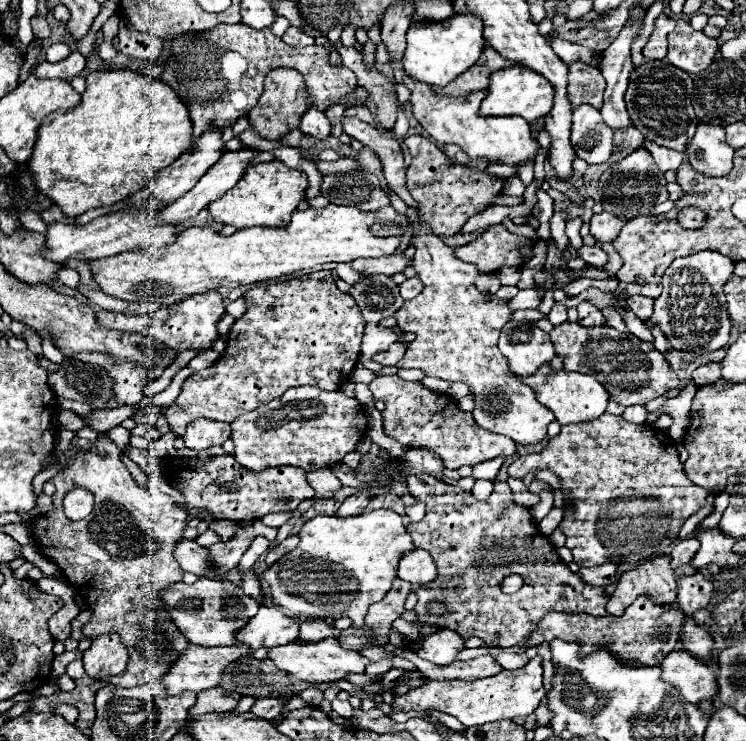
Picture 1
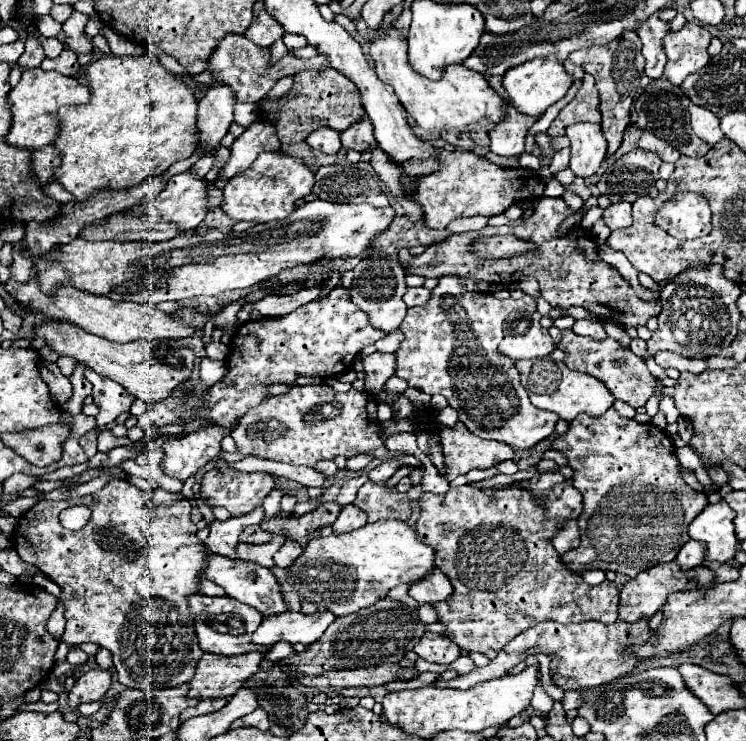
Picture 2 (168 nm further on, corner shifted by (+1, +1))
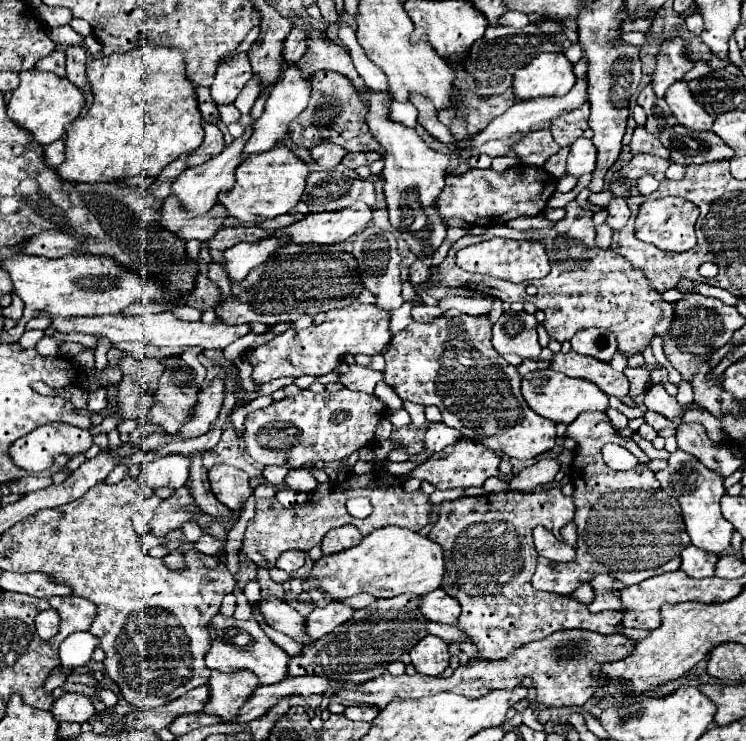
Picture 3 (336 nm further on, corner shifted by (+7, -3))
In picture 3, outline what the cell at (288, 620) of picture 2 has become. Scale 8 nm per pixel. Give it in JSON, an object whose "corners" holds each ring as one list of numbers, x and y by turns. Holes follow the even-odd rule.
{"corners":[[330,603,326,607,316,607,306,621,306,631,312,639,320,639,328,633,334,631,334,627,338,627,340,623,348,621,352,617,354,609,350,605,344,603]]}

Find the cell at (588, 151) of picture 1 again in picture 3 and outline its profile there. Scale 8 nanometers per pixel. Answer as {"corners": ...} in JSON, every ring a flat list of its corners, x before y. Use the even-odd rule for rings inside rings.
{"corners":[[576,139,568,155,568,175,582,177,592,173,596,165,596,147,590,139]]}

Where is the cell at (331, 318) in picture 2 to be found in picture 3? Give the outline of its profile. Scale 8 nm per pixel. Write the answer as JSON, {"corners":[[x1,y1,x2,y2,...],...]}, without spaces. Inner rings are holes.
{"corners":[[352,303,346,309,334,309,328,311,328,315,336,315,334,321,324,321,322,325,312,325,304,331,294,331,288,329,268,341,262,347,252,349,250,361,252,361,252,379,262,385,278,377,302,377,302,375,326,375,330,373,342,359,344,355,352,353,364,353,364,355,376,355,382,351,390,339,390,313,376,307,376,305,362,305,362,303]]}

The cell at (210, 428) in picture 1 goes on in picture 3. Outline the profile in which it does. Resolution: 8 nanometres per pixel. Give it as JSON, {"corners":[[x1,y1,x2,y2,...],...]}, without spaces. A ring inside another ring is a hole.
{"corners":[[166,455,146,465,144,473,140,475,140,485,156,491,160,487,180,489,188,481,188,467,190,459,184,455]]}

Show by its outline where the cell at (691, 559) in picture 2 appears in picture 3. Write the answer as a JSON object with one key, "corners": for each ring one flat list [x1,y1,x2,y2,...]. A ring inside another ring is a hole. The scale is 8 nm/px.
{"corners":[[686,547,682,551,682,571,690,577,712,577,718,555,708,555,708,551,700,551,698,547]]}

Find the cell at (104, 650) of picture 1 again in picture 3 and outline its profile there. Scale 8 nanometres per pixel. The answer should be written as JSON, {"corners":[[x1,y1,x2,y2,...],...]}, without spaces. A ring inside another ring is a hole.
{"corners":[[64,693,50,709,58,723,86,723,94,715,94,705,88,697,78,693]]}

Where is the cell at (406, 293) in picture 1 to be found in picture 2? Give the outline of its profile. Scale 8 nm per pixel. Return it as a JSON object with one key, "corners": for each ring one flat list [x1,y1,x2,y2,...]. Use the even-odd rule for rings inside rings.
{"corners":[[408,287,402,299,404,299,404,303,406,303,408,307,416,307,416,305,426,303,428,297,430,297,430,291,428,291,426,287]]}

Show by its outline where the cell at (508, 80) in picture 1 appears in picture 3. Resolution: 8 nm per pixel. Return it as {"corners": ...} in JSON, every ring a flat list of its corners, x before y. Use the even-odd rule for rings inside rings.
{"corners":[[540,53,514,73,514,93,518,99,560,97,576,83,572,67,564,53]]}

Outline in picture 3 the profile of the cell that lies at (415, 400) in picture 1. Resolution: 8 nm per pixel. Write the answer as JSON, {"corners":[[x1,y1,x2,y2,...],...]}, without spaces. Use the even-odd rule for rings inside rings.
{"corners":[[460,439,458,443,450,445,448,449,442,449,438,453,438,459,429,459,420,467,414,469,414,473,408,476,401,475,402,481,416,478,432,483,436,489,454,489,454,487,482,487,488,477,500,477,498,471,500,457,488,449,484,449,480,443,470,439]]}

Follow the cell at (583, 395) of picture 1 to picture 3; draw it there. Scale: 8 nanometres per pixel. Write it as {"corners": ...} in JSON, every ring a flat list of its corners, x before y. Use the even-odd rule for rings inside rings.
{"corners":[[542,369,534,371,526,377,532,379,522,379,522,395,530,409,554,423,572,423,576,415,584,411,606,411,608,409,608,395,604,395,594,383,582,381,582,379,572,379,566,377,564,373,556,373,552,369]]}

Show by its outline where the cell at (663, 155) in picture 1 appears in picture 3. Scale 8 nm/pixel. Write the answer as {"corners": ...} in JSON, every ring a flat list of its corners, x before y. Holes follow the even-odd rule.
{"corners":[[636,127,634,129,634,135,632,135,632,141,630,141,630,151,634,155,638,153,654,153,658,157,670,157,668,149,658,141,658,137,650,135,644,127]]}

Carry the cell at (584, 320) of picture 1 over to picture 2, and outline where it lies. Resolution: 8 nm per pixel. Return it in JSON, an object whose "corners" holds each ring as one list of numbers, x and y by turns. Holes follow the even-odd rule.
{"corners":[[576,321,572,331,578,333,578,335,592,337,592,339,604,339,606,337,606,333,602,329,602,323,598,323,598,321]]}

